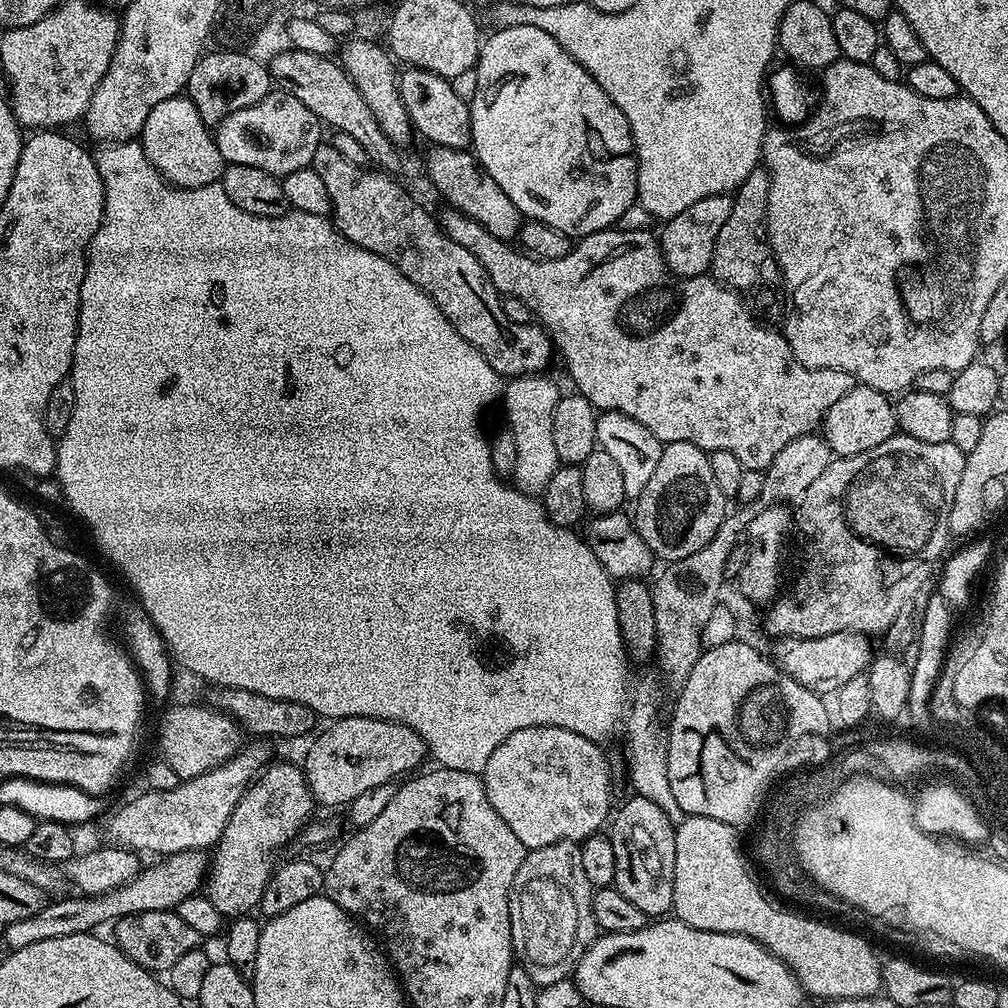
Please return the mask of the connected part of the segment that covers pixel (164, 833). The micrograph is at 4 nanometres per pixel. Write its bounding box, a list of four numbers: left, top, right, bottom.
[108,742,269,858]

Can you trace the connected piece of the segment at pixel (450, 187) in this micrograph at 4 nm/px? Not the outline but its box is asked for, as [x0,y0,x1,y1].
[424,146,522,242]

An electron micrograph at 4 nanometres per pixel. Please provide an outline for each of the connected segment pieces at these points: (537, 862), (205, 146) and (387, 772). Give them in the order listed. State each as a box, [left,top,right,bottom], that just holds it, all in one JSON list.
[[508,840,598,986],[138,95,226,188],[302,716,426,808]]

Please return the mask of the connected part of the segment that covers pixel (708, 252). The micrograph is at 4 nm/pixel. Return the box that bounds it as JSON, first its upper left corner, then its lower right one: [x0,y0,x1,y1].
[658,196,732,277]

